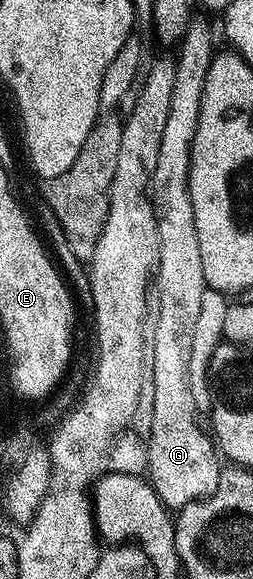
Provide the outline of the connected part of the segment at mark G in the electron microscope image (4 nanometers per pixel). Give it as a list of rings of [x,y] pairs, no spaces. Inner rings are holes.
[[[200,17],[192,18],[187,25],[187,30],[183,33],[183,38],[178,44],[177,50],[179,55],[174,56],[175,61],[175,76],[173,77],[173,97],[169,104],[169,118],[165,121],[165,133],[161,137],[161,150],[157,152],[157,169],[153,169],[153,177],[151,178],[151,186],[149,194],[151,197],[151,206],[155,208],[155,220],[157,221],[157,237],[159,238],[159,266],[153,276],[153,287],[157,292],[157,318],[155,321],[155,332],[153,333],[153,353],[151,360],[153,361],[153,425],[151,426],[151,436],[147,438],[147,470],[149,482],[154,487],[157,497],[162,501],[164,507],[168,509],[182,509],[190,503],[196,503],[199,499],[206,499],[208,495],[217,489],[219,477],[221,474],[220,456],[217,454],[217,448],[213,442],[212,436],[199,428],[199,423],[195,420],[197,408],[193,399],[193,389],[191,378],[193,372],[193,332],[197,325],[197,316],[201,313],[201,297],[208,291],[207,282],[205,281],[205,269],[201,269],[201,244],[197,241],[197,225],[193,221],[193,203],[189,197],[189,173],[191,172],[191,146],[193,145],[193,137],[197,133],[197,121],[201,113],[201,97],[205,89],[205,77],[209,73],[209,65],[211,60],[217,54],[217,46],[215,47],[215,39],[211,36],[211,27],[205,20]]]

